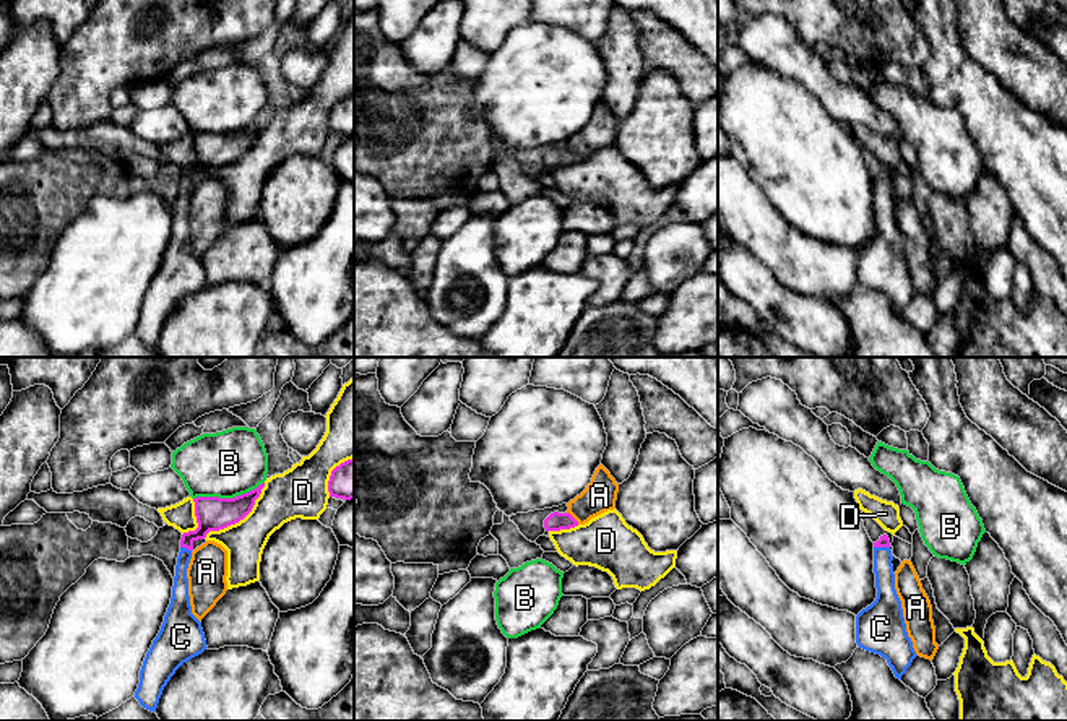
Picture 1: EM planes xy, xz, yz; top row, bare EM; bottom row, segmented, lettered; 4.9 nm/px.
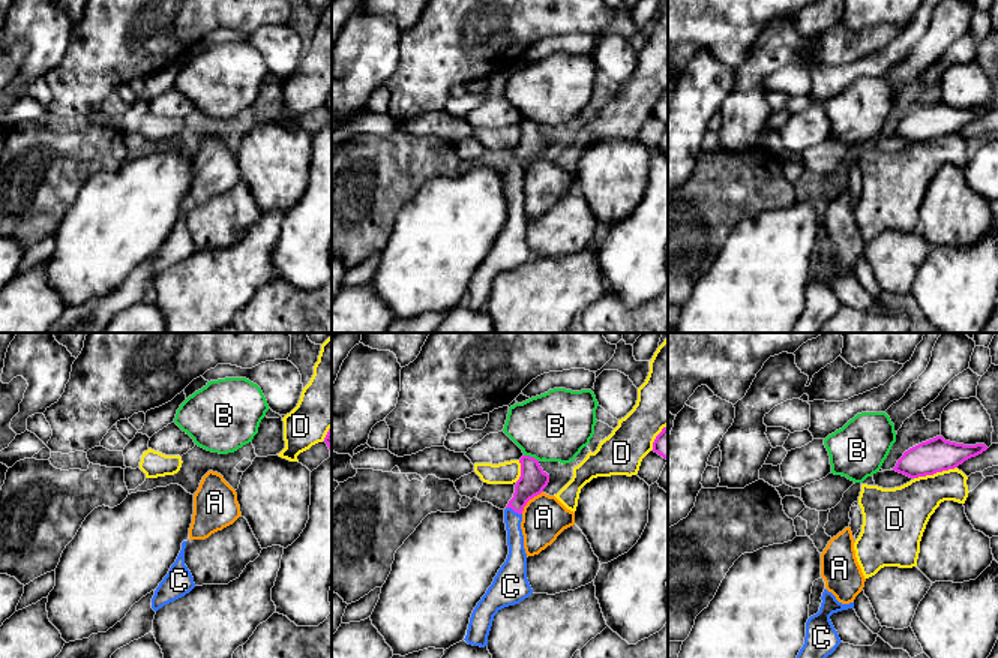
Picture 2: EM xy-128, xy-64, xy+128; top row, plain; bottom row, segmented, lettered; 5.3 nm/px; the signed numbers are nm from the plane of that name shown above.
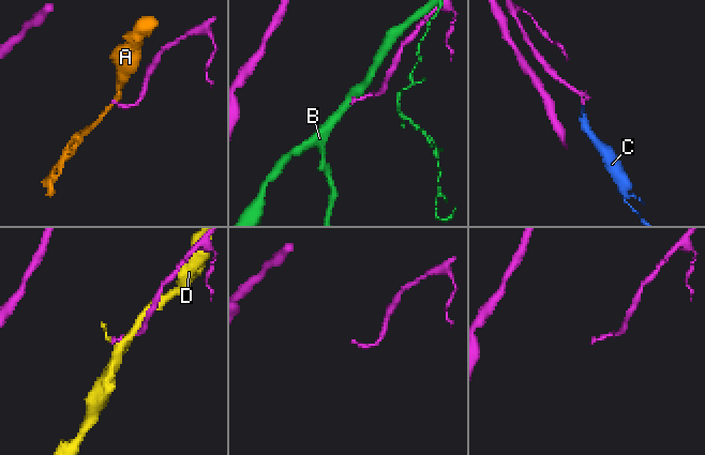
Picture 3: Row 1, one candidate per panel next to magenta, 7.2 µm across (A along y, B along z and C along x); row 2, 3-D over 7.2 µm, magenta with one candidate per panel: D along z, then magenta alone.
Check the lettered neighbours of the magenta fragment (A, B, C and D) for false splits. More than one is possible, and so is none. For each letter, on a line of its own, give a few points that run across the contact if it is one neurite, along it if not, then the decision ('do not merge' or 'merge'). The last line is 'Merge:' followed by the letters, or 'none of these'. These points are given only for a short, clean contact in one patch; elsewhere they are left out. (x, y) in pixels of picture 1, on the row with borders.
A: xz (567, 512), (578, 523) | do not merge
B: do not merge
C: xy (213, 513), (185, 548), (181, 567), (181, 598) | merge
D: do not merge
Merge: C

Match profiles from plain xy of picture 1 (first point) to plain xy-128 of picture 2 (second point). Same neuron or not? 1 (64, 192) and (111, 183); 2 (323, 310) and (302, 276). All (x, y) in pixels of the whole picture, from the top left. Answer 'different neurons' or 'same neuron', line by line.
1: different neurons
2: same neuron

